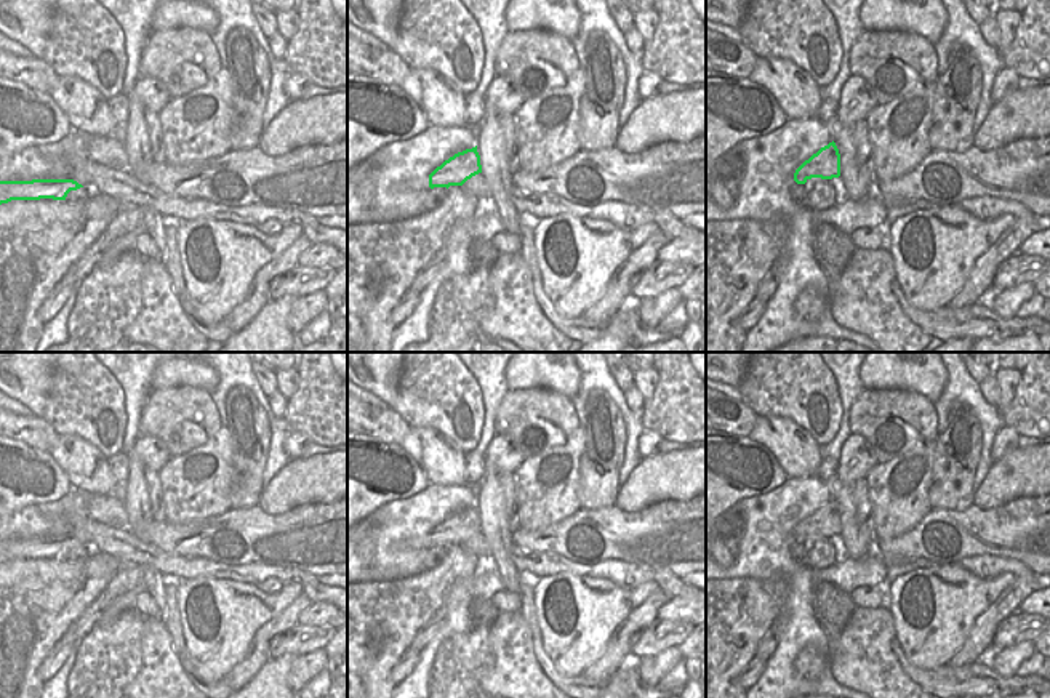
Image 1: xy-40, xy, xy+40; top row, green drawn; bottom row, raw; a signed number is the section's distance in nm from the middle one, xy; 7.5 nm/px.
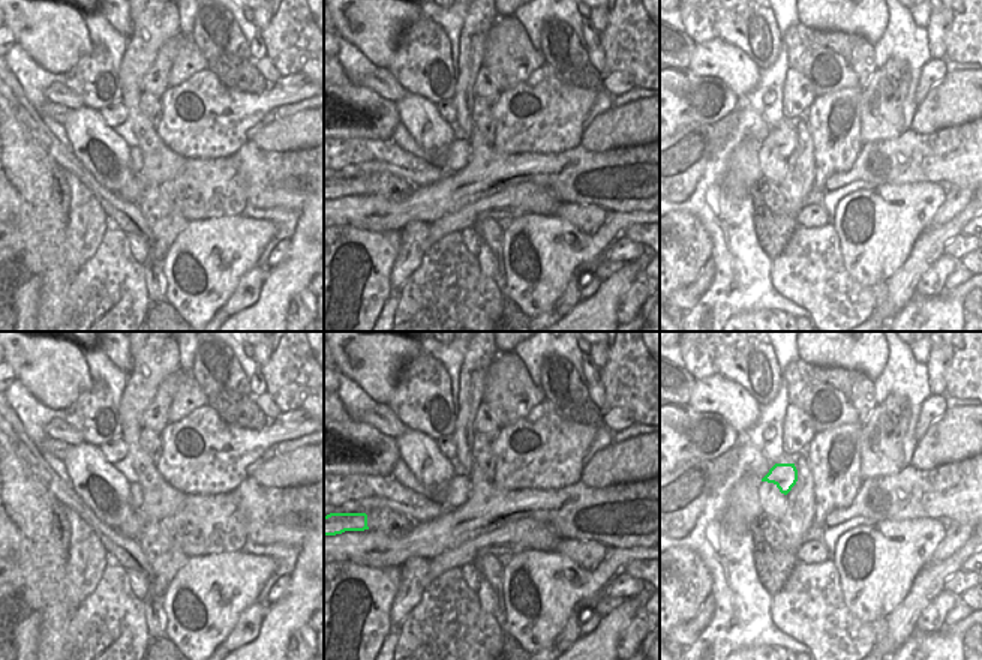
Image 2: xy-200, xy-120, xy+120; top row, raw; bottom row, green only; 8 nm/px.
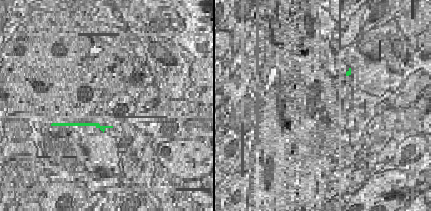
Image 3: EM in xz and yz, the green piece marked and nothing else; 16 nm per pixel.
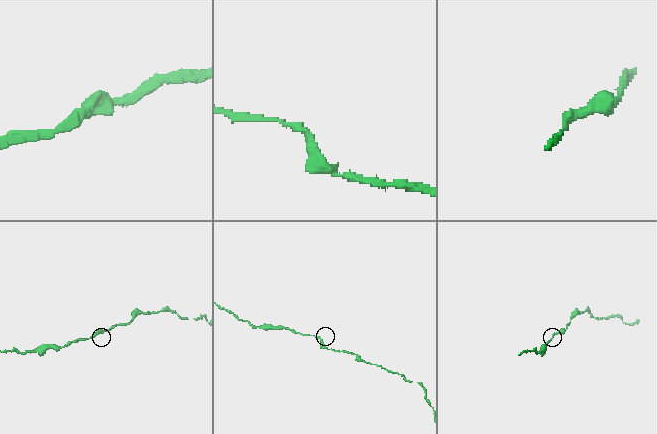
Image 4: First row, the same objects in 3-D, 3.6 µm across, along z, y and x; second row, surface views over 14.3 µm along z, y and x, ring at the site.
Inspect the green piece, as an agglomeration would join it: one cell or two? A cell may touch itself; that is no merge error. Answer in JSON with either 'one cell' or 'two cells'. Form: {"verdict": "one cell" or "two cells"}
{"verdict": "one cell"}

